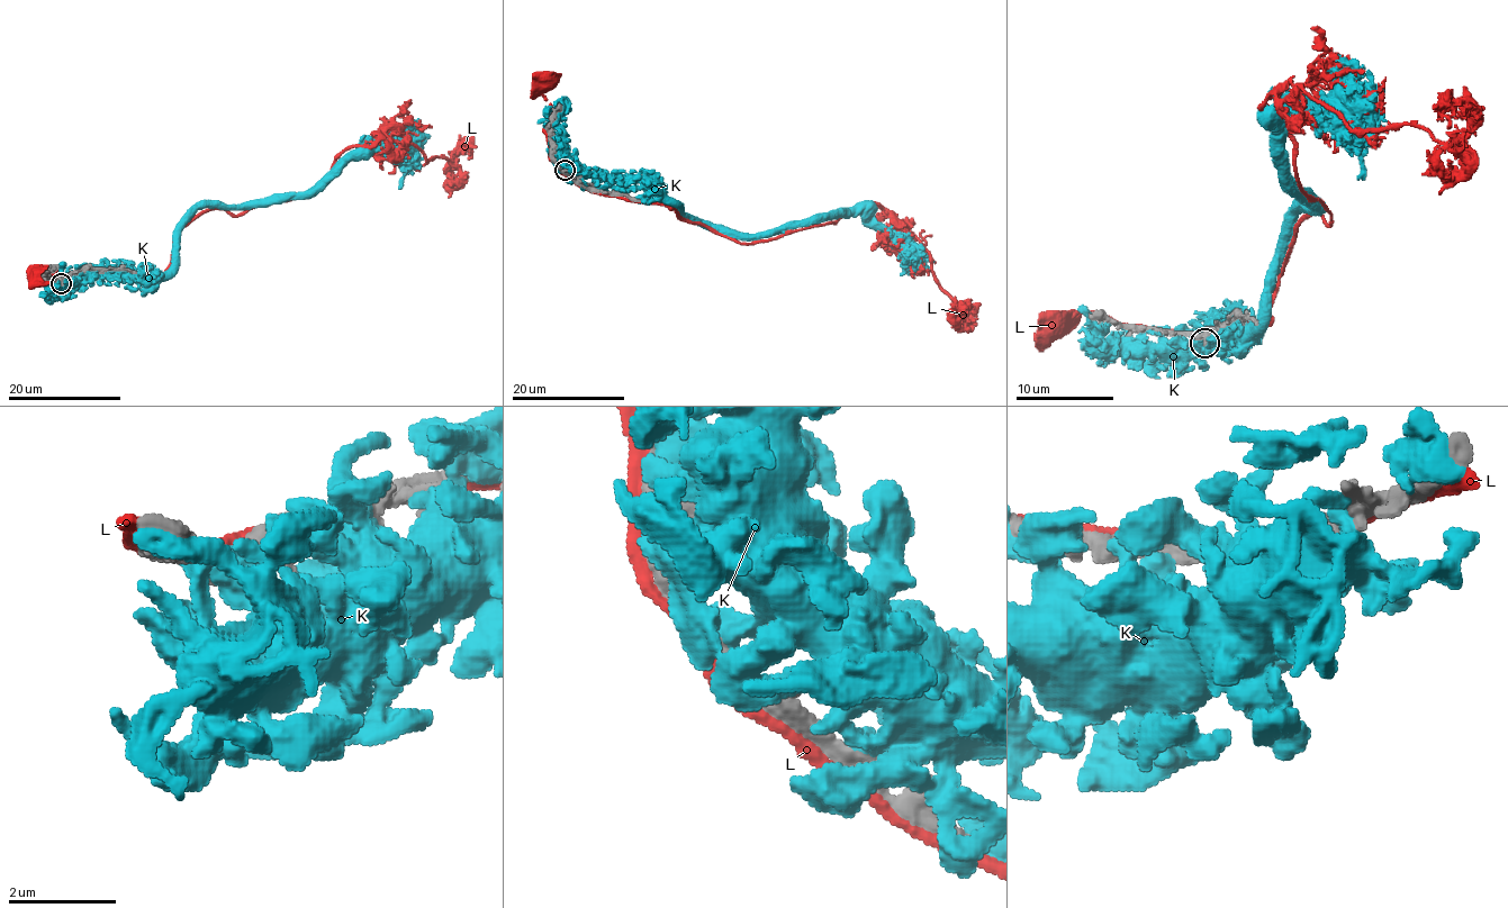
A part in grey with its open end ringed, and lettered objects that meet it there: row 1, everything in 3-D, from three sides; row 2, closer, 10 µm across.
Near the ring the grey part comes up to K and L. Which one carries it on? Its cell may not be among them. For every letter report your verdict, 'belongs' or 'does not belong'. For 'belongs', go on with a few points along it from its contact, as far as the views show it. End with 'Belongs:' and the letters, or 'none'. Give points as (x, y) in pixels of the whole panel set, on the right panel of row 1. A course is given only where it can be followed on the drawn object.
K: does not belong
L: does not belong
Belongs: none

